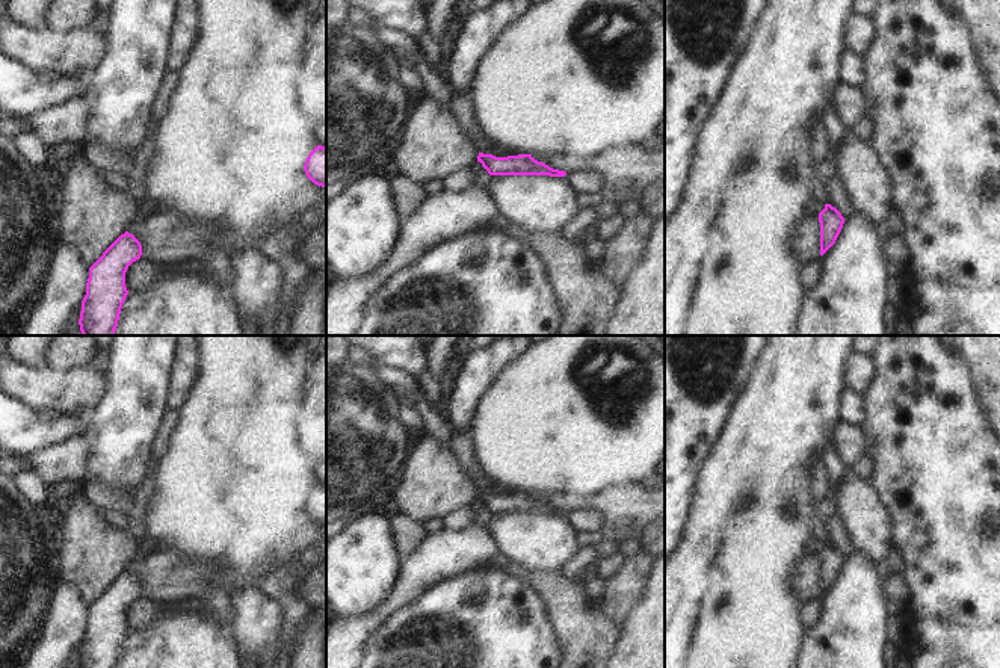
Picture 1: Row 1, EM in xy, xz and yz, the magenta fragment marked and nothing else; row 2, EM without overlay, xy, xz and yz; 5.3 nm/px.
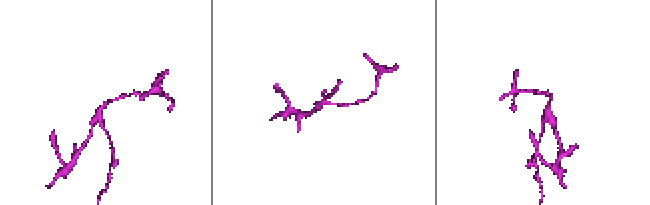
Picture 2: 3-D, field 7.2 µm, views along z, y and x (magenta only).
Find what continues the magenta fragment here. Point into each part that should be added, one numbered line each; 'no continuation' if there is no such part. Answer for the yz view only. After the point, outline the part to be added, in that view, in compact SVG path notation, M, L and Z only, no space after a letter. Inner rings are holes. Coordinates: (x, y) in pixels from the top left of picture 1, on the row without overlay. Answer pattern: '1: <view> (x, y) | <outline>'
1: yz (817, 543) | M814 537L813 540L810 540L810 543L807 544L805 552L811 553L811 555L819 555L819 552L825 547L825 537Z

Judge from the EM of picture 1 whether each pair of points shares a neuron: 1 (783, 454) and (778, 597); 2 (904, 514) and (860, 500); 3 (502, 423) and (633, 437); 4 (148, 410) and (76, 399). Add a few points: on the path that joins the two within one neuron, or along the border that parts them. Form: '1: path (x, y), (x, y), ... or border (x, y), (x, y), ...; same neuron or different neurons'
1: border (811, 473), (795, 464), (769, 497), (751, 502); different neurons
2: border (869, 479), (890, 520), (890, 540), (893, 543); different neurons
3: path (535, 423), (600, 423); same neuron
4: border (104, 372), (104, 392), (86, 417); different neurons

